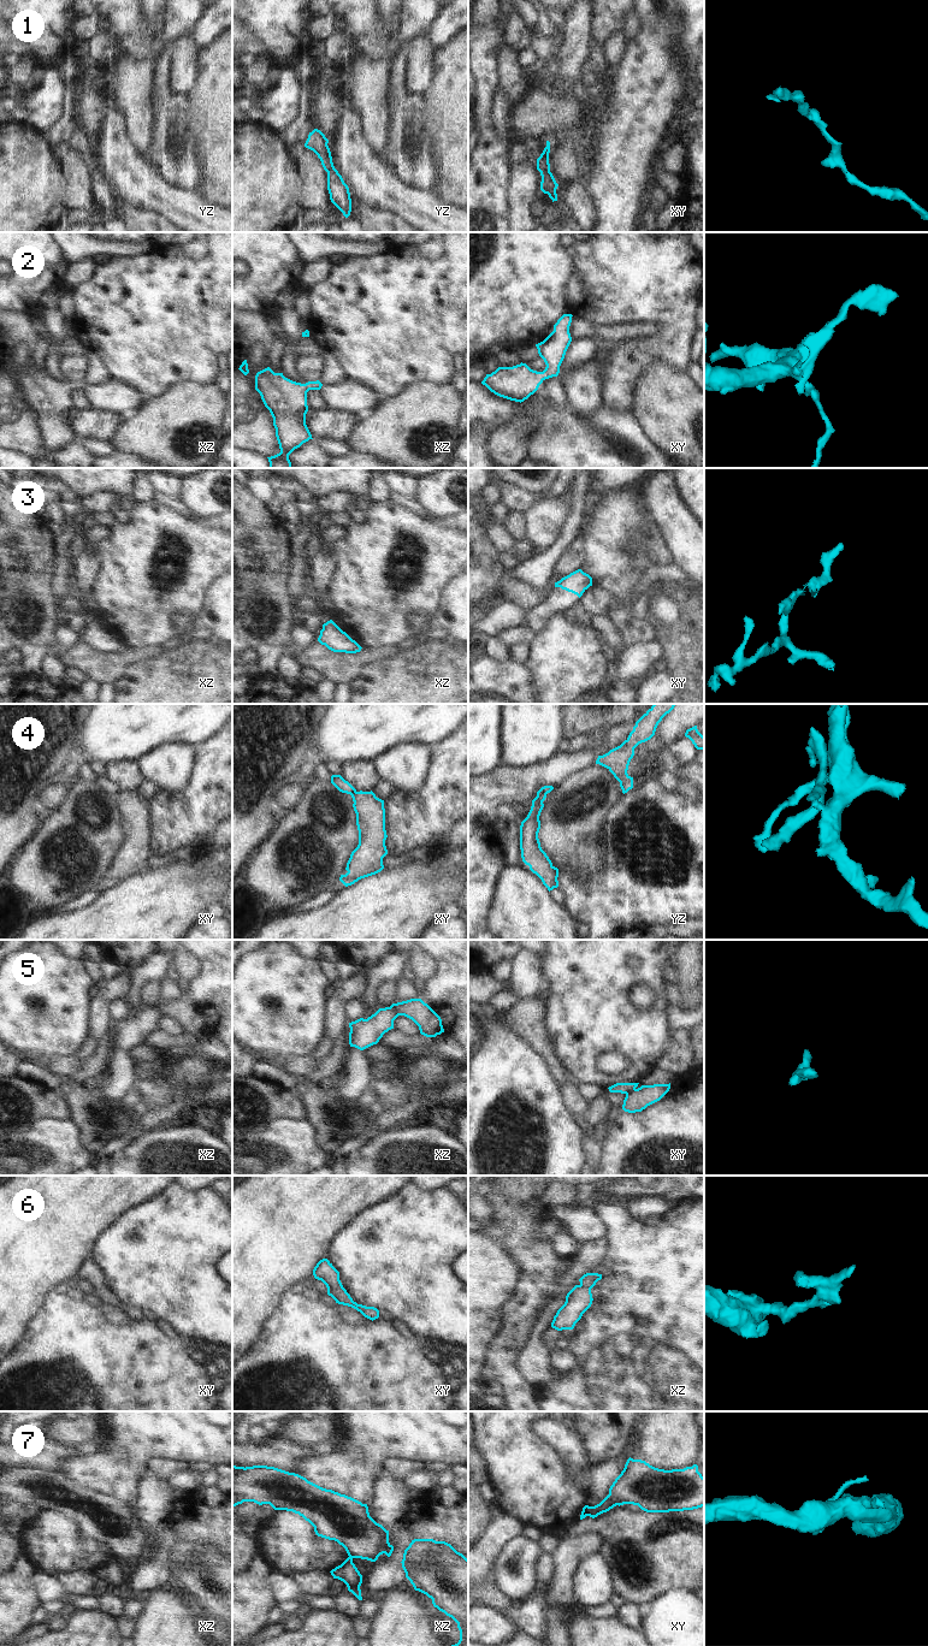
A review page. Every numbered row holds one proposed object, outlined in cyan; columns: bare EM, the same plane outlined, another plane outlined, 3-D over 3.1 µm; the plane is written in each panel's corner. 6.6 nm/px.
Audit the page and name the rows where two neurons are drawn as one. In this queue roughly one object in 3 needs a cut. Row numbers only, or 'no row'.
4, 5, 7

